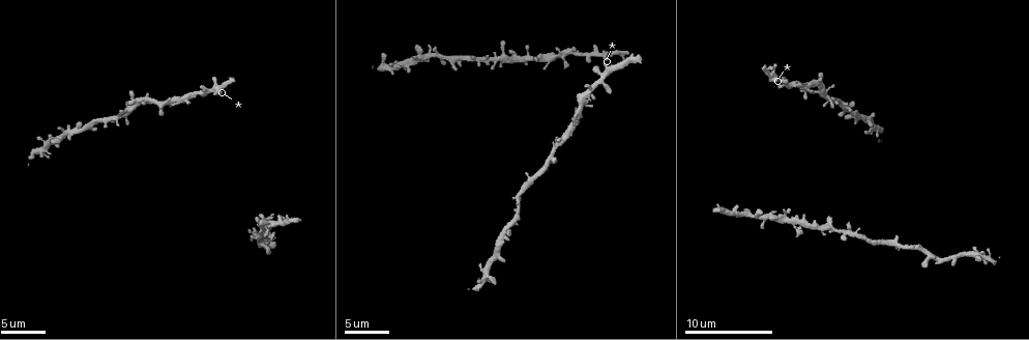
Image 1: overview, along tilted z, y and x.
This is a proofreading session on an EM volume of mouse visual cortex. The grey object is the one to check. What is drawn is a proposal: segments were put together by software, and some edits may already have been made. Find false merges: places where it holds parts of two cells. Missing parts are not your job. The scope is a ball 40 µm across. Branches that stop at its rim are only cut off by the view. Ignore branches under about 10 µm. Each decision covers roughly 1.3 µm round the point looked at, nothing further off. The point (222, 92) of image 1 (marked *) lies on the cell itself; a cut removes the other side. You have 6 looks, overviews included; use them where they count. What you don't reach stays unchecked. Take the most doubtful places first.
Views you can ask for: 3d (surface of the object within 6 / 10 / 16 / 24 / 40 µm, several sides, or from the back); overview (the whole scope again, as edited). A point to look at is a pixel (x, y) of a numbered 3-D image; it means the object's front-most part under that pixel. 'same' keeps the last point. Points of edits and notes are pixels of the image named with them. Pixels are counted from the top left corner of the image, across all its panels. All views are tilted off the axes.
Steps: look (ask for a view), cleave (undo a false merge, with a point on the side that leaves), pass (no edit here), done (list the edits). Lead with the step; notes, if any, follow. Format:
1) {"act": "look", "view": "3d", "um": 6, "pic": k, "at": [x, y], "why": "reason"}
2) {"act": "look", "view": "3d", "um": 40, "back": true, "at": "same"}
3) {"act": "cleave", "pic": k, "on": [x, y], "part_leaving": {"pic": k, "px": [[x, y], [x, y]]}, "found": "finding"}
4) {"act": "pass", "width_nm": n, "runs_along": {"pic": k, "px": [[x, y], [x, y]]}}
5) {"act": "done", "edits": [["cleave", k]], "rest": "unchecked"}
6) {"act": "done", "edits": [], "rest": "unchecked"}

{"act": "look", "view": "3d", "um": 6, "pic": 1, "at": [786, 222], "why": "four-way junction"}

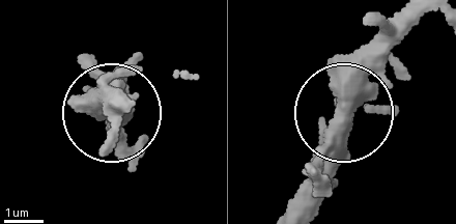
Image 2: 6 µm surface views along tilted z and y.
{"act": "pass", "found": "continuous, no second cell"}

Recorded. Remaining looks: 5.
{"act": "look", "view": "3d", "um": 16, "pic": 1, "at": [552, 152], "why": "a narrow waist"}

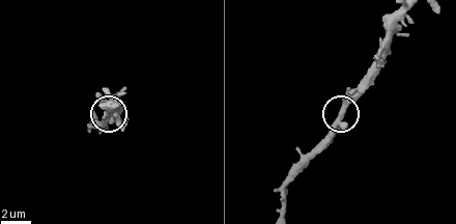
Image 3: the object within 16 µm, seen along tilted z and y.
{"act": "pass", "width_nm": 350, "found": "one cell here"}

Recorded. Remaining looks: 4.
{"act": "look", "view": "3d", "um": 10, "pic": 1, "at": [829, 95], "why": "narrows sharply"}

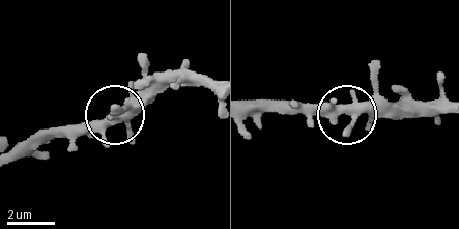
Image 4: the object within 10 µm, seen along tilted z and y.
{"act": "pass", "arms": 5, "runs_along": {"pic": 4, "px": [[441, 107], [271, 111]]}, "found": "one cell here"}

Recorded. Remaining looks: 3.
{"act": "done", "edits": [], "rest": "unchecked"}

